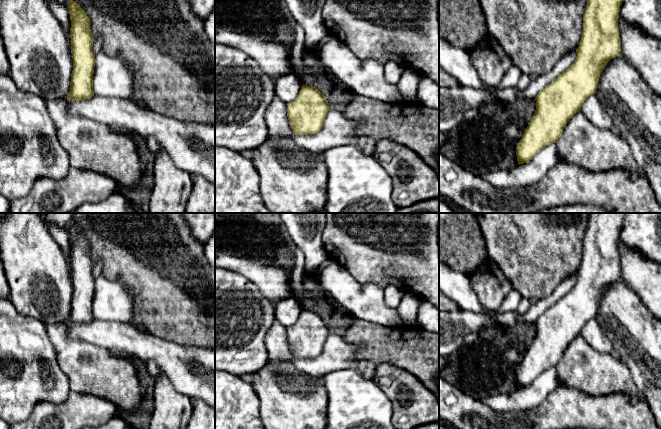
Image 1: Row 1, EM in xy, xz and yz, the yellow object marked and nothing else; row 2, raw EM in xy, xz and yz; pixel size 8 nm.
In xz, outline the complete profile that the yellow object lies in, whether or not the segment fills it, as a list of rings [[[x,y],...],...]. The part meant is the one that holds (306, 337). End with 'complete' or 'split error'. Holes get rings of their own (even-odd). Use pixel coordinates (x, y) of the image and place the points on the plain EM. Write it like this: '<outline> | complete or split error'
[[[302,309],[297,321],[287,328],[287,340],[293,359],[318,357],[329,332],[328,325],[317,312]]] | complete

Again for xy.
[[[73,224],[69,225],[68,233],[71,244],[70,263],[73,294],[67,323],[90,323],[95,319],[93,315],[95,278],[92,275],[94,263],[90,254],[90,243]]] | complete

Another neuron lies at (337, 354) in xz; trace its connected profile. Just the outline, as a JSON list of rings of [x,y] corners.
[[[329,332],[322,353],[315,358],[293,359],[292,364],[301,372],[312,377],[322,378],[325,374],[336,370],[346,369],[353,361],[357,361],[356,351],[358,347],[347,342],[341,335]]]

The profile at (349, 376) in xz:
[[[353,361],[346,369],[336,370],[334,372],[327,373],[321,379],[324,382],[328,394],[326,429],[395,429],[392,424],[393,404],[386,396],[386,394],[379,388],[377,383],[374,382],[374,380],[365,379],[358,373],[358,361]]]

